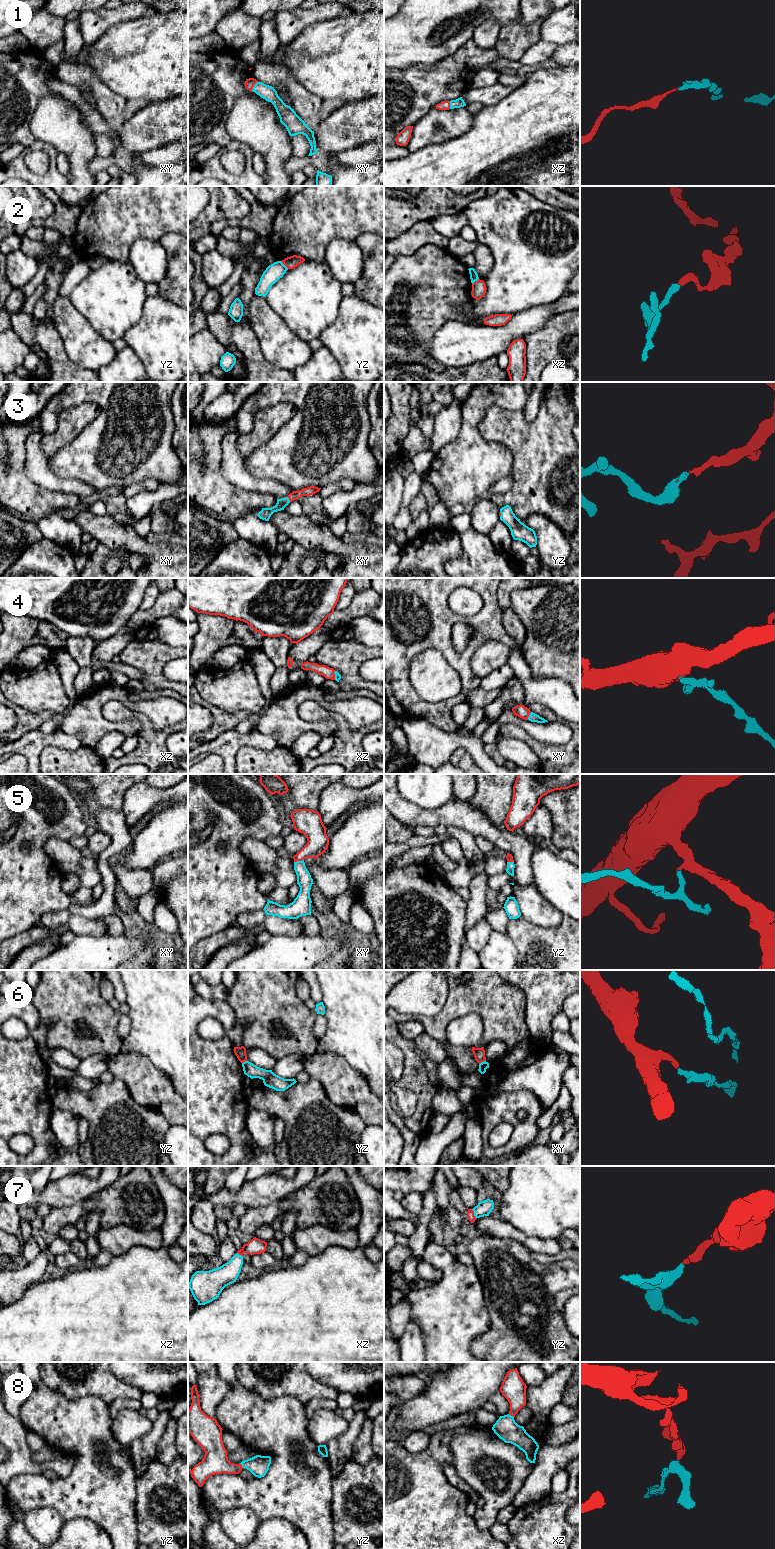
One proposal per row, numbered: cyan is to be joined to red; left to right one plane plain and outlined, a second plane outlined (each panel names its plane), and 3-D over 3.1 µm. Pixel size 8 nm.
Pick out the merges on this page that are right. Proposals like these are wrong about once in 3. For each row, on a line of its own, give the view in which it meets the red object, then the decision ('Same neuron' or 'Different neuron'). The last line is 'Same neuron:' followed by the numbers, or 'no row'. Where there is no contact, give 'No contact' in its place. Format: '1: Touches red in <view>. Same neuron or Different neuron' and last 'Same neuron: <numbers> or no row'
1: Touches red in xy. Same neuron
2: Touches red in yz. Different neuron
3: Touches red in xy. Same neuron
4: Touches red in xy. Same neuron
5: Touches red in xy. Same neuron
6: Touches red in xy. Different neuron
7: Touches red in yz. Same neuron
8: Touches red in xz. Same neuron
Same neuron: 1, 3, 4, 5, 7, 8

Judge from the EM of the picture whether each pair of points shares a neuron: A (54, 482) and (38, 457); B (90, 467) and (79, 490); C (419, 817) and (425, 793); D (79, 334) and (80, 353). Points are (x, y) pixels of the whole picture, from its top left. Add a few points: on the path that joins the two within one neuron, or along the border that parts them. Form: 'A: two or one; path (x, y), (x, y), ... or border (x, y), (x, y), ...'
A: one; path (48, 476), (38, 466), (38, 463)
B: two; border (60, 476), (84, 481), (97, 490)
C: two; border (401, 796), (422, 808), (437, 809), (444, 805)
D: one; path (80, 339), (80, 348)

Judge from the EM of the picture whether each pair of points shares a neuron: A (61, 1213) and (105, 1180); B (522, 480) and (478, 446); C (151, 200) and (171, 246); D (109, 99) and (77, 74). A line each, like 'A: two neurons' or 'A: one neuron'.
A: two neurons
B: two neurons
C: two neurons
D: one neuron

